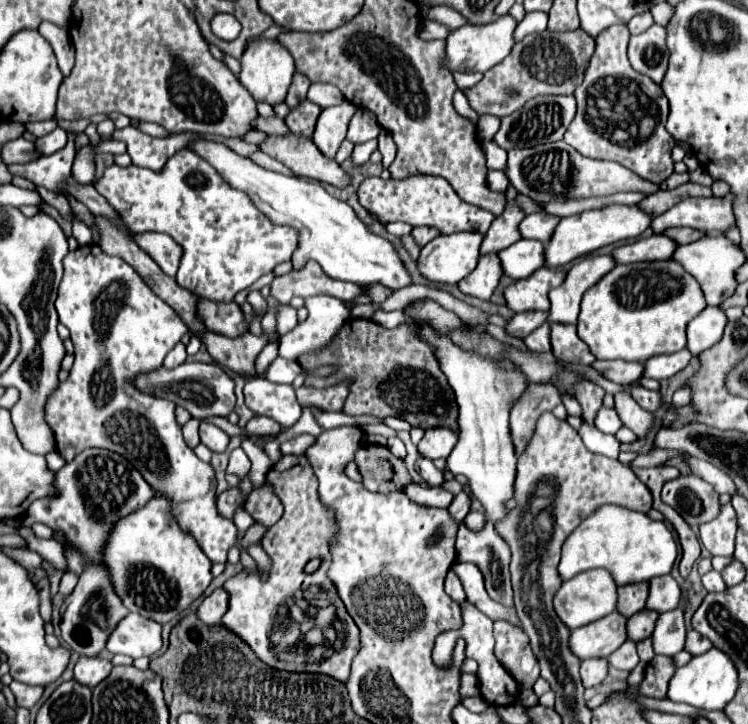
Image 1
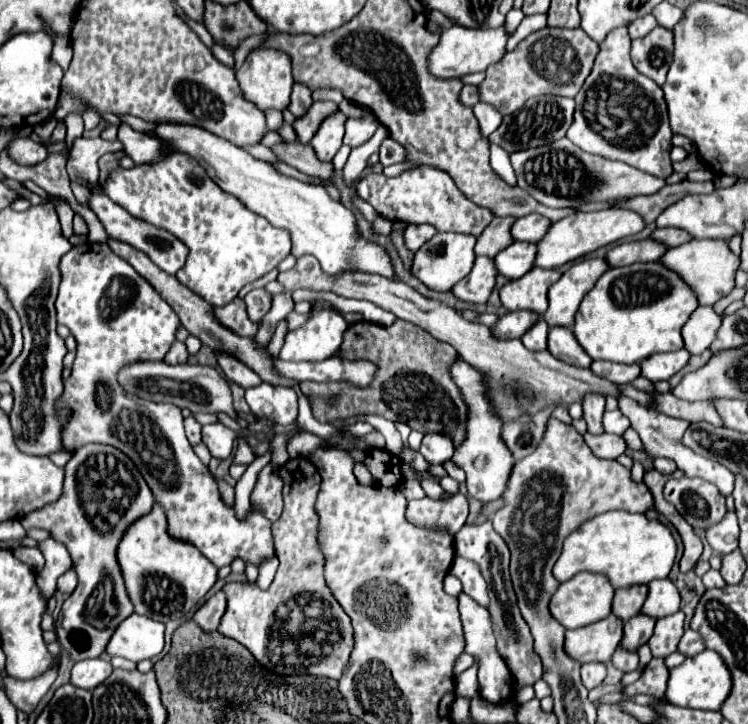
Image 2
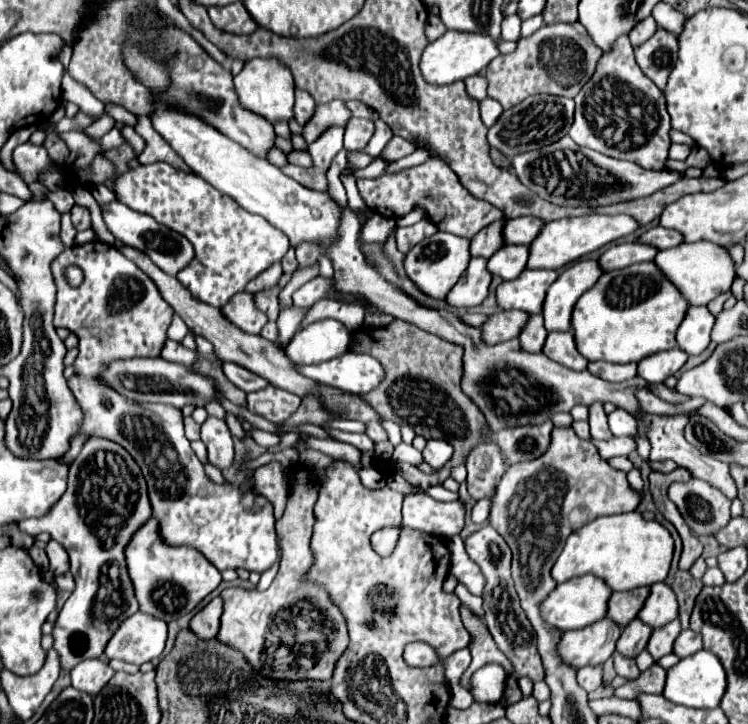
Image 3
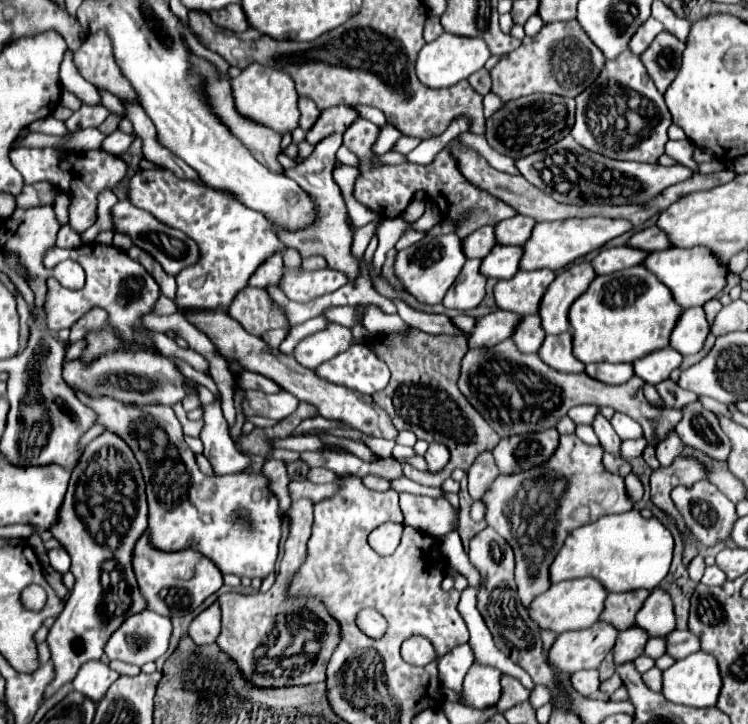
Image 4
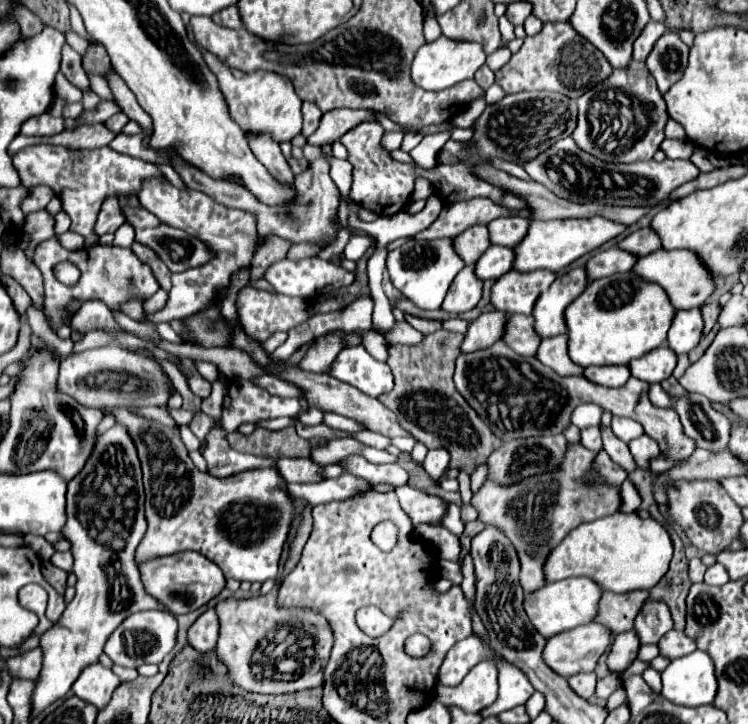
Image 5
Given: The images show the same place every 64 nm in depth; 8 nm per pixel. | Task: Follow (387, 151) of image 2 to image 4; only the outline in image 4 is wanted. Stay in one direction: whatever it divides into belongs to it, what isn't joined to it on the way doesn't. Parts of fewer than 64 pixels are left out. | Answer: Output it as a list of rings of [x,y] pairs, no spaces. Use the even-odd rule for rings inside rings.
[[[402,136],[398,142],[396,142],[396,146],[394,146],[394,150],[396,152],[400,152],[400,154],[408,154],[408,152],[412,152],[416,146],[420,144],[420,138],[412,138],[412,136]]]

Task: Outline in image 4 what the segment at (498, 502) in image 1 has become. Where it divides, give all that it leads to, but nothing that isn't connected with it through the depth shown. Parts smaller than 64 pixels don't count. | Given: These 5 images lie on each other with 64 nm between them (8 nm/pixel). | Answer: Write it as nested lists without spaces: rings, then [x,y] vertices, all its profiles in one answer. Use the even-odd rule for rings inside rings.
[[[484,452],[484,456],[478,456],[478,460],[468,470],[468,492],[470,492],[470,496],[474,500],[480,500],[496,476],[498,476],[498,468],[494,464],[492,452]]]

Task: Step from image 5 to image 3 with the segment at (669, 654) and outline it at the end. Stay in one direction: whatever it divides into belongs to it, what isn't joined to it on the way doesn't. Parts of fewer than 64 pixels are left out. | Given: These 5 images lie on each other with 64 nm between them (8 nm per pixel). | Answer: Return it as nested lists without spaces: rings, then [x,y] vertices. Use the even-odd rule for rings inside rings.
[[[682,630],[674,642],[674,654],[678,658],[686,658],[698,650],[702,650],[702,638],[692,630]]]

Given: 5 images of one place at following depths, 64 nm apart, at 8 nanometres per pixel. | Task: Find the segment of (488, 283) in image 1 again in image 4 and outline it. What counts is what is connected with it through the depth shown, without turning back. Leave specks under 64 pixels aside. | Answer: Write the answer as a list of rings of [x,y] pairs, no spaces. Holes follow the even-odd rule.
[[[468,260],[464,264],[458,280],[452,284],[450,292],[446,292],[446,296],[444,296],[442,304],[446,308],[466,312],[466,310],[476,308],[482,302],[482,298],[486,294],[486,290],[484,290],[486,278],[480,274],[478,268],[480,268],[480,260]]]

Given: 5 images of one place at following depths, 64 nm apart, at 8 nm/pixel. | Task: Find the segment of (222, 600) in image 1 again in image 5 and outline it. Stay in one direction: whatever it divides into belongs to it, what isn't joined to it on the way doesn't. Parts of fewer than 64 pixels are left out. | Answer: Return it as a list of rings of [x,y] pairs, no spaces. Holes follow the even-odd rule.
[[[206,610],[188,630],[188,644],[196,652],[210,652],[214,650],[218,640],[218,618],[214,610]]]

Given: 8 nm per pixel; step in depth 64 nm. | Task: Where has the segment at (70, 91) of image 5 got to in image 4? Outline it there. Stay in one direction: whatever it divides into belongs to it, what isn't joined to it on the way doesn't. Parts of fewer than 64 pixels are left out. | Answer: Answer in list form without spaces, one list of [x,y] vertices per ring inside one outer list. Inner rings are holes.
[[[62,87],[62,92],[61,92],[59,104],[64,107],[69,108],[73,112],[78,110],[82,105],[81,101],[76,96],[74,96],[70,92],[68,92],[63,87]]]

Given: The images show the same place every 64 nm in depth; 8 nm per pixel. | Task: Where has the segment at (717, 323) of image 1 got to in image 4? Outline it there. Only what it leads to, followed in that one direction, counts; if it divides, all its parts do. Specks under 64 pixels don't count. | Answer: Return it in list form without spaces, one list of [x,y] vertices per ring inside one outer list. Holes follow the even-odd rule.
[[[700,306],[686,308],[680,314],[680,318],[670,334],[670,346],[674,350],[678,350],[682,356],[696,354],[702,348],[708,332],[710,332],[710,326],[708,326],[704,310]]]

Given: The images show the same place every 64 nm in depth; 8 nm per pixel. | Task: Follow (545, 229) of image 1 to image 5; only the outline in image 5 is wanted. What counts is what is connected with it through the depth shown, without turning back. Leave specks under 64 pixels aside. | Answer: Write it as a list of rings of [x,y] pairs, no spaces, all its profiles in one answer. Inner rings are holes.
[[[498,218],[498,220],[492,220],[486,224],[488,228],[488,238],[490,238],[490,244],[492,242],[508,242],[508,244],[502,244],[502,246],[508,246],[508,248],[514,248],[526,234],[526,228],[528,228],[528,220],[526,218]]]

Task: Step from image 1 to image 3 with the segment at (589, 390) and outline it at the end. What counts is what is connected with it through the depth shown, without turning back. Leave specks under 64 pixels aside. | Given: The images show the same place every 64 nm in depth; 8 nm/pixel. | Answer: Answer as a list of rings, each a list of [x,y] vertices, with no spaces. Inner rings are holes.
[[[594,404],[590,406],[590,432],[596,440],[612,440],[614,436],[610,434],[610,428],[608,428],[608,418],[604,414],[604,408],[602,404]]]

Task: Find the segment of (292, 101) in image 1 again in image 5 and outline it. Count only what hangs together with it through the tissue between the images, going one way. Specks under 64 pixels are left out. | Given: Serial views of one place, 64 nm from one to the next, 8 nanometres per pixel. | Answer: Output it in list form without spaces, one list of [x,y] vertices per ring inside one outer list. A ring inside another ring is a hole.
[[[304,102],[304,104],[302,104],[302,114],[304,114],[302,134],[308,138],[308,136],[312,136],[312,134],[318,130],[318,124],[320,124],[320,120],[322,120],[322,112],[316,108],[316,104]]]

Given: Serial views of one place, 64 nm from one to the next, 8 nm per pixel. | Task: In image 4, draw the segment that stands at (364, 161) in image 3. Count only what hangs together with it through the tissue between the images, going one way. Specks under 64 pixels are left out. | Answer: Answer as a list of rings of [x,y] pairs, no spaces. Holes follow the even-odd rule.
[[[342,145],[337,153],[336,158],[343,164],[355,166],[358,167],[360,164],[360,161],[358,160],[358,157],[349,151],[344,145]]]

